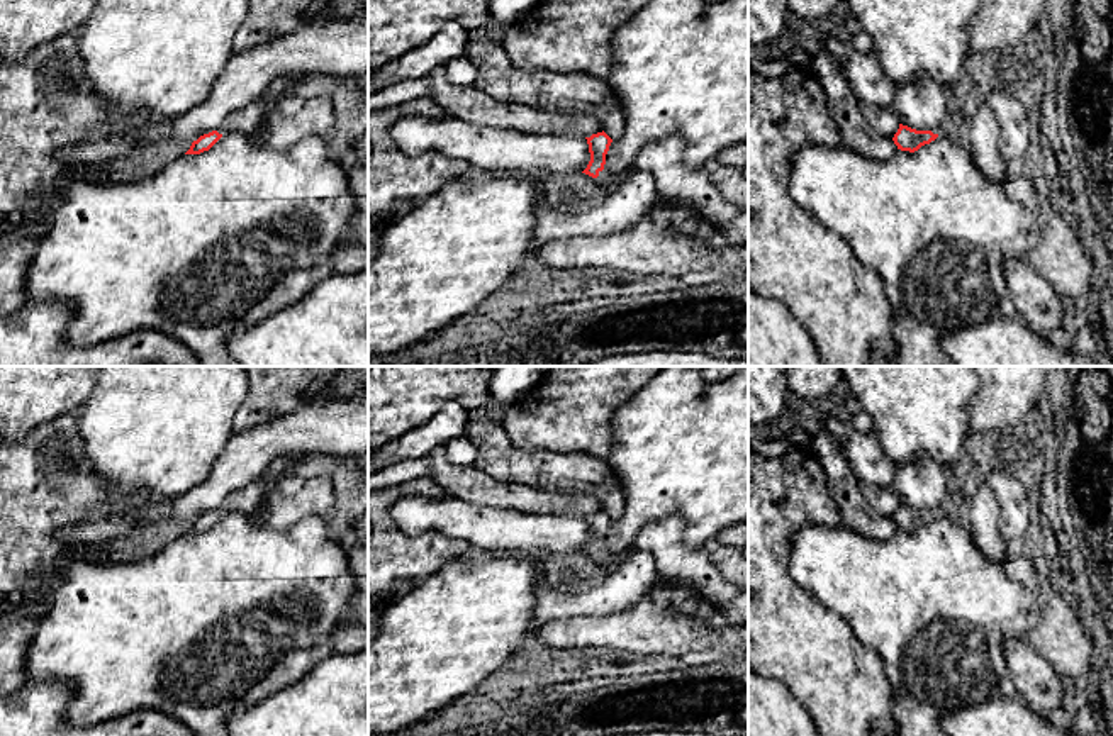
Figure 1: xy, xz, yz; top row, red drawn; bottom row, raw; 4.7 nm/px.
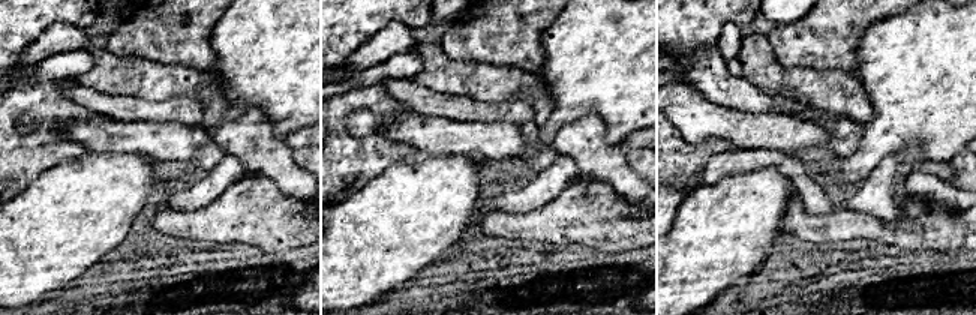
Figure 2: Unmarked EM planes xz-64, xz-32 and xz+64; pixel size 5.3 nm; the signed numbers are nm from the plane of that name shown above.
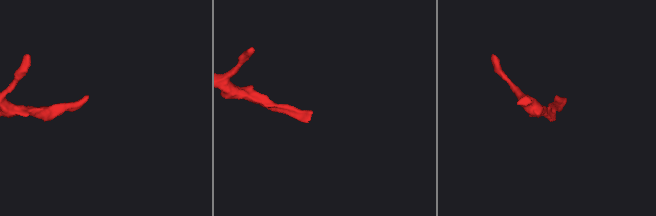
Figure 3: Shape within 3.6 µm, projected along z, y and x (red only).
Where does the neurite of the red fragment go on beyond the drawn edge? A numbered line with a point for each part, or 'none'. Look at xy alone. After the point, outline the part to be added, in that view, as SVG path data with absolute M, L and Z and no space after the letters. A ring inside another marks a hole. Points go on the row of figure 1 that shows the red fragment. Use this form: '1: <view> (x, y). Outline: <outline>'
1: xy (245, 121). Outline: M253 102L244 109L232 112L222 127L217 131L219 134L226 132L241 132L253 136L265 117L265 109L260 102Z

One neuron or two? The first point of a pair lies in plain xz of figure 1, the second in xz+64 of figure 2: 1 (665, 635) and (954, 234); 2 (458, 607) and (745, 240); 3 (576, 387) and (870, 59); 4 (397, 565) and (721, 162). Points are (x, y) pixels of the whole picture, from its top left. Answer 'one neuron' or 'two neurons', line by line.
1: one neuron
2: one neuron
3: two neurons
4: two neurons

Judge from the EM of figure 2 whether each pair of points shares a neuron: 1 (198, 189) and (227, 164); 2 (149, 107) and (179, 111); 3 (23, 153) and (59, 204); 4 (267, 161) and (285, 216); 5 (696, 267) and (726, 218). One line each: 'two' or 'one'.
1: one
2: one
3: two
4: two
5: one

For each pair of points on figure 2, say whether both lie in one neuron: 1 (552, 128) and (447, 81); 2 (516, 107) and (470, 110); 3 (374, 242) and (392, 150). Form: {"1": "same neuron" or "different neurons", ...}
{"1": "different neurons", "2": "same neuron", "3": "different neurons"}

